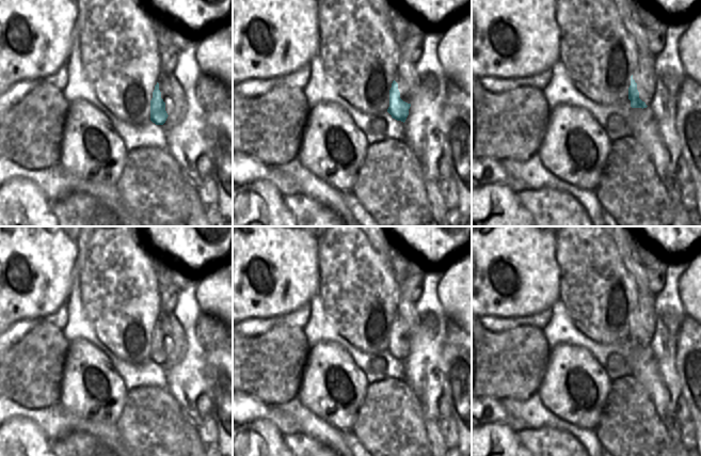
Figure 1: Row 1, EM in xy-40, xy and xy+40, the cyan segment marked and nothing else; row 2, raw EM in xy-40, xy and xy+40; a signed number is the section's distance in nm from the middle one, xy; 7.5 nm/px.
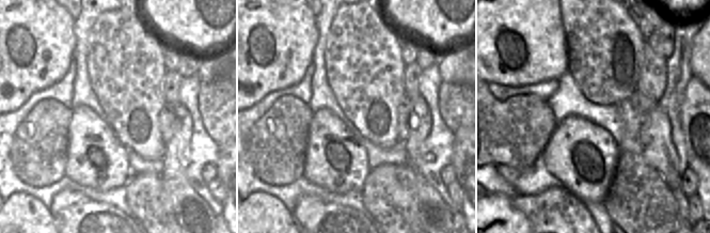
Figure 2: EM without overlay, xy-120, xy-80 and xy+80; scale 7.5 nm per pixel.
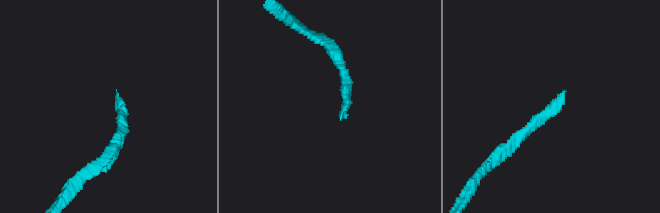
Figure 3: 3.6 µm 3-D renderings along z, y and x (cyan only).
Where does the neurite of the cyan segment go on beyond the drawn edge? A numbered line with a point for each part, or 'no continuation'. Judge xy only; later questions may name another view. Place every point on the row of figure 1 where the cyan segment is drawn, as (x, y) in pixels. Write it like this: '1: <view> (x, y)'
1: xy (405, 76)

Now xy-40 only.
1: xy-40 (172, 93)

